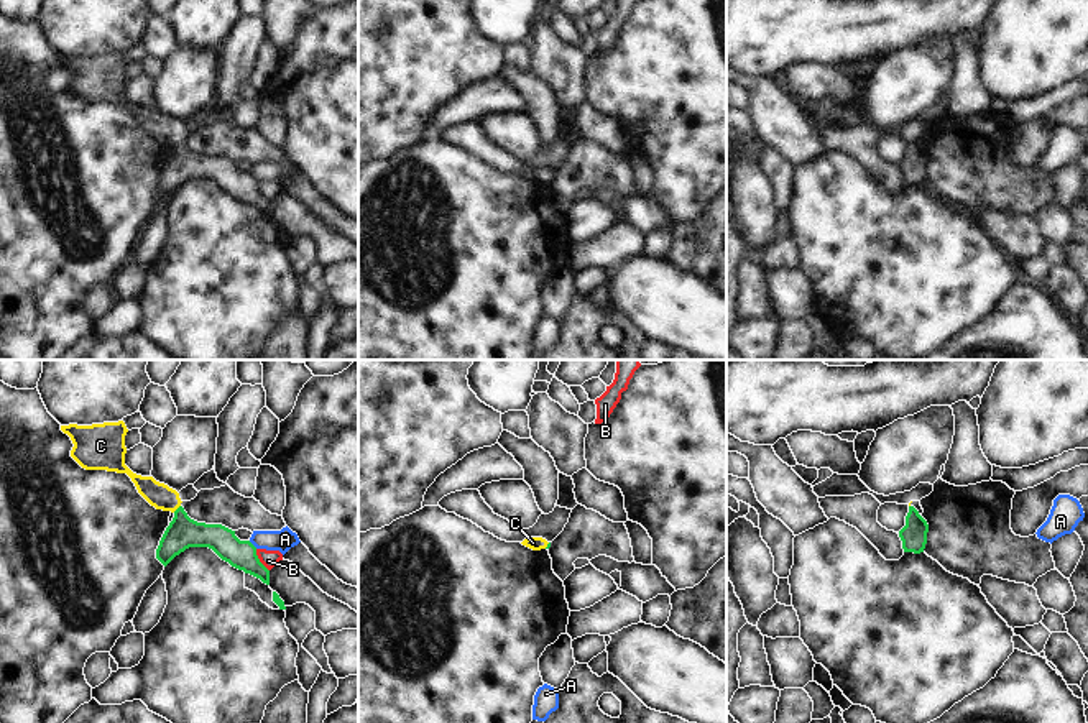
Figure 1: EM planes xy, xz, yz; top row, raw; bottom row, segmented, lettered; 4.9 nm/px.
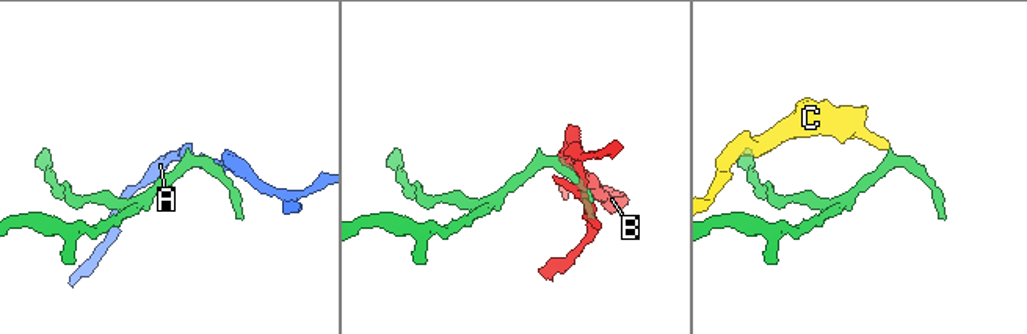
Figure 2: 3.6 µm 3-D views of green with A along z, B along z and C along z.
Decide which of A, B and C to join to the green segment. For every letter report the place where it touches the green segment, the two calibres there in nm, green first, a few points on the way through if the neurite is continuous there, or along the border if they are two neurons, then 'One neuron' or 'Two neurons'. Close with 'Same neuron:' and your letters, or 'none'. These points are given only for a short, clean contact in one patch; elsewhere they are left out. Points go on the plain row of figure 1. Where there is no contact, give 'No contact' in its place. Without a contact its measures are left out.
A: Touches green at xy (252, 176). Thickness 140 nm (green) against 100 nm. Boundary: xy (248, 173), (257, 179). Two neurons
B: Touches green at xy (258, 193). Thickness 140 nm (green) against 80 nm. Boundary: xy (255, 181), (260, 194), (268, 202). Two neurons
C: Touches green at xy (178, 140). Thickness 160 nm (green) against 120 nm. Boundary: xy (179, 137), (173, 143). Two neurons
Same neuron: none.

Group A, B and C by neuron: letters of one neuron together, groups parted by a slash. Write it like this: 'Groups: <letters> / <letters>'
Groups: A / B / C.

